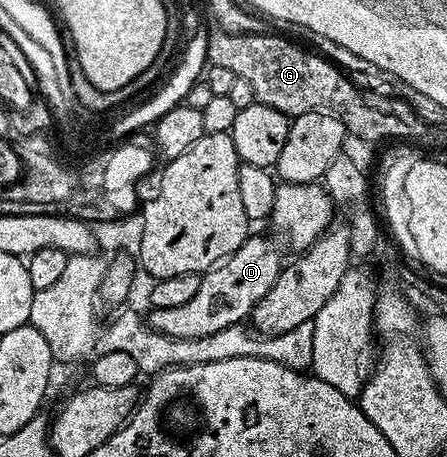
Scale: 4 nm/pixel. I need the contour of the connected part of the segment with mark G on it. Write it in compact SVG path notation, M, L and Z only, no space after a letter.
M218 27L211 29L207 33L209 42L205 48L208 64L233 71L239 79L247 79L256 104L275 107L275 111L290 119L308 113L331 115L343 123L350 138L358 137L361 141L401 143L408 135L409 125L399 114L372 105L377 103L350 83L348 77L320 53L305 50L285 37L273 37L272 32L245 35L228 34Z

